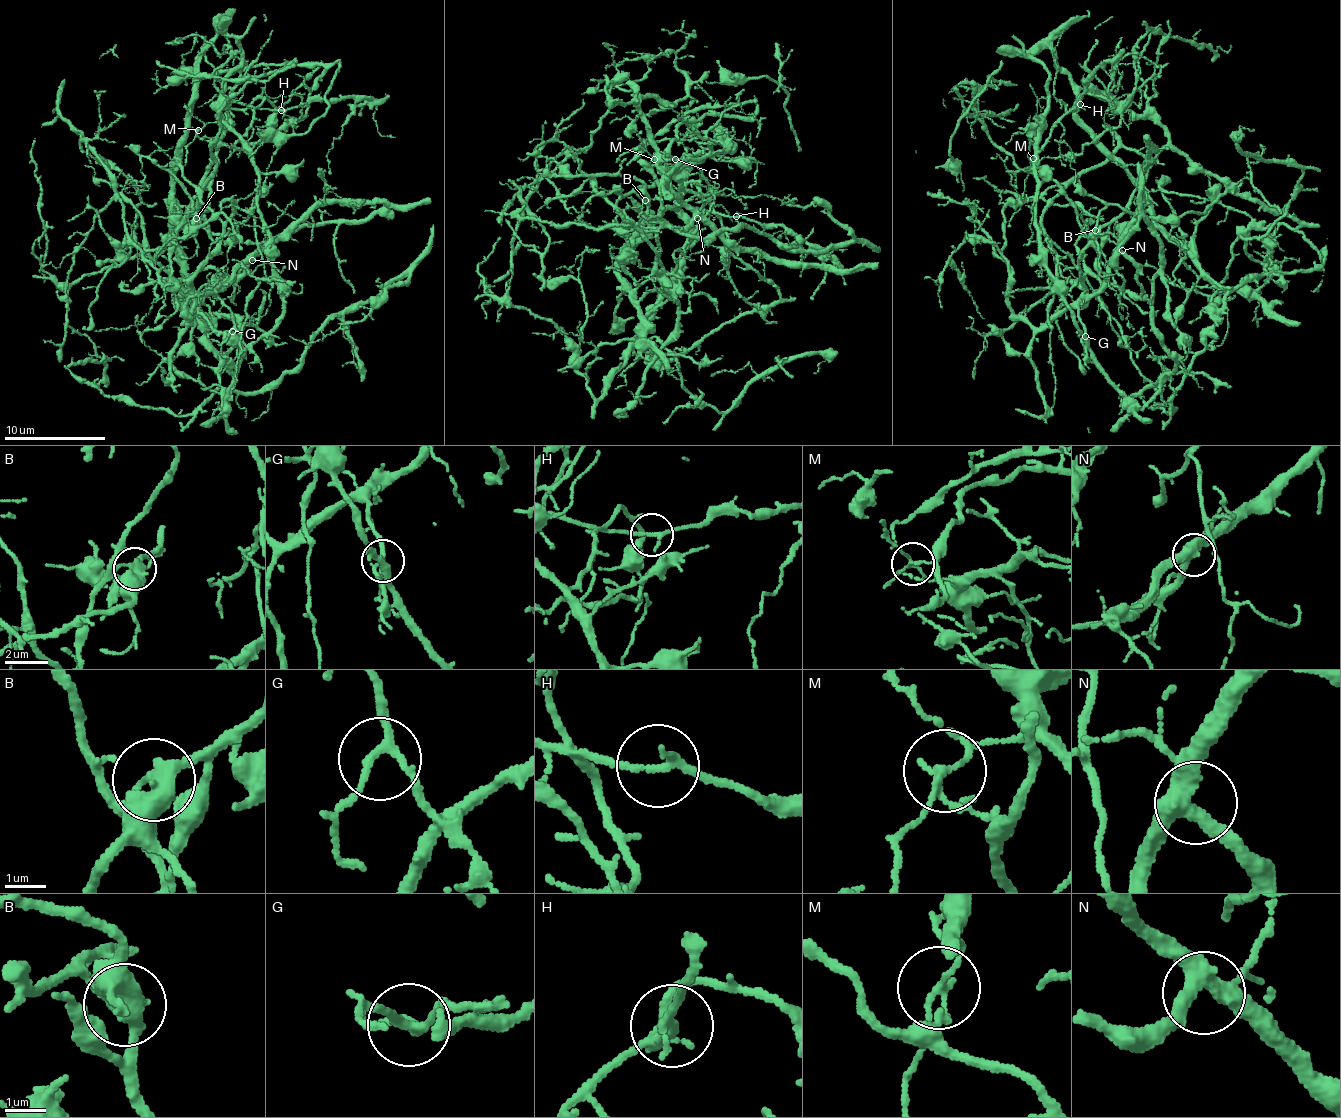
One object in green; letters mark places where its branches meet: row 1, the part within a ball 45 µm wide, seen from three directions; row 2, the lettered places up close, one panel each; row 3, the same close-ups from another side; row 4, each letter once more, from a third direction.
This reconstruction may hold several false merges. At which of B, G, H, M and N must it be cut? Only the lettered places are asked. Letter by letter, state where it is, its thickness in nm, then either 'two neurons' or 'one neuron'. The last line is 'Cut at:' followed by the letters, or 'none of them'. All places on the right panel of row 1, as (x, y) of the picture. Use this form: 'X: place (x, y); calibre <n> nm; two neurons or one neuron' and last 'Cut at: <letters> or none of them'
B: place (1095, 230); calibre 400 nm; two neurons
G: place (1085, 336); calibre 170 nm; one neuron
H: place (1080, 104); calibre 190 nm; two neurons
M: place (1033, 158); calibre 120 nm; two neurons
N: place (1122, 250); calibre 400 nm; one neuron
Cut at: B, H, M

